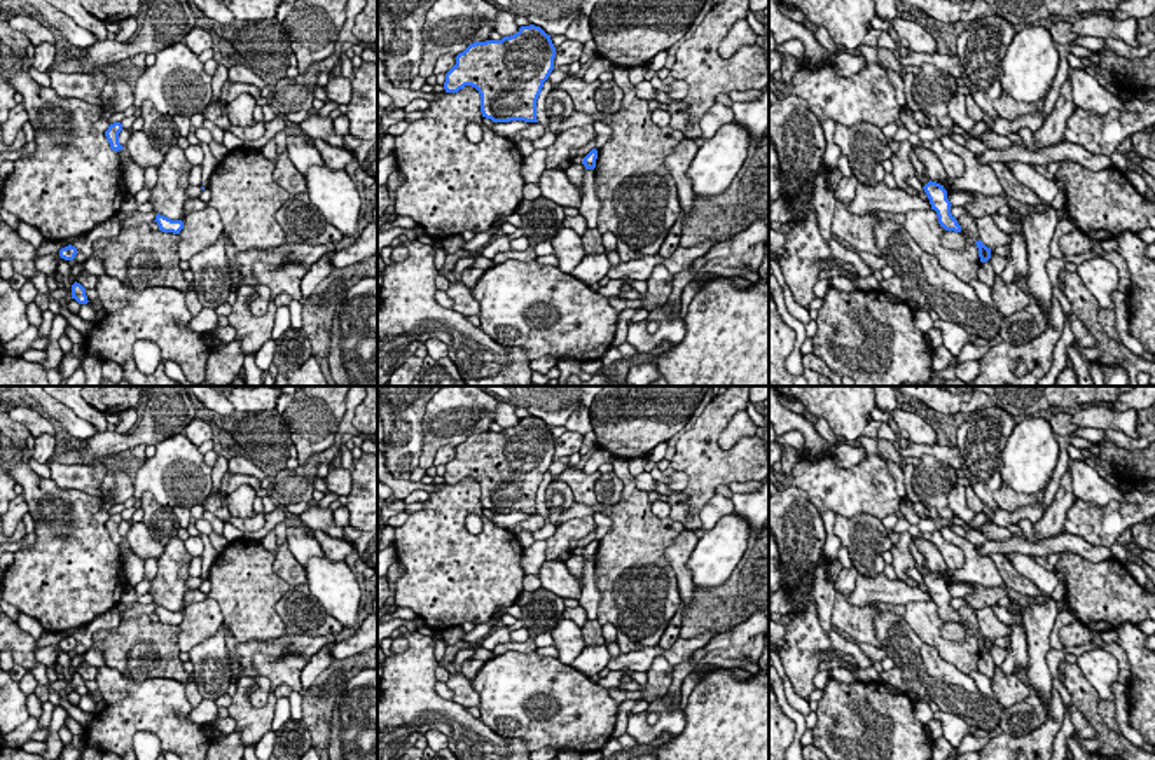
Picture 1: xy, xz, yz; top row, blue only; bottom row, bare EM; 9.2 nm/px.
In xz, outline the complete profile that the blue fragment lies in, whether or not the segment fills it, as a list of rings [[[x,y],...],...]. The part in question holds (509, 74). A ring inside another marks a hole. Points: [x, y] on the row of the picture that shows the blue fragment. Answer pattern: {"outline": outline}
{"outline": [[[521,26],[517,33],[501,40],[474,42],[456,56],[456,65],[446,73],[446,93],[458,93],[472,86],[481,94],[482,117],[493,122],[538,122],[536,100],[543,82],[554,70],[556,47],[540,26]]]}

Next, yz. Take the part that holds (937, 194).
{"outline": [[[930,180],[923,189],[930,199],[931,210],[937,211],[938,224],[945,231],[961,232],[961,225],[958,224],[956,217],[951,213],[952,204],[947,199],[947,190],[944,189],[944,185]]]}

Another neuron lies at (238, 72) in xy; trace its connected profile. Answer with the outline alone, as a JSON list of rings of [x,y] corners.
[[[243,65],[231,66],[227,72],[227,80],[229,84],[241,82],[241,84],[255,86],[259,89],[266,86],[264,79],[260,79],[255,72],[252,72],[250,68]]]

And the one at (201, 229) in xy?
[[[215,208],[192,211],[183,217],[183,229],[180,231],[178,257],[189,260],[201,250],[211,246],[224,232],[220,215]]]

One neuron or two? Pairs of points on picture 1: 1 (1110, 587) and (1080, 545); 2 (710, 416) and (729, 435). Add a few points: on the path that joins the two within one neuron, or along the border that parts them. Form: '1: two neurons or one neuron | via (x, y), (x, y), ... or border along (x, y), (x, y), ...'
1: two neurons | border along (1059, 552), (1078, 552), (1092, 561), (1112, 558)
2: two neurons | border along (745, 409), (731, 420), (719, 437), (722, 449)

